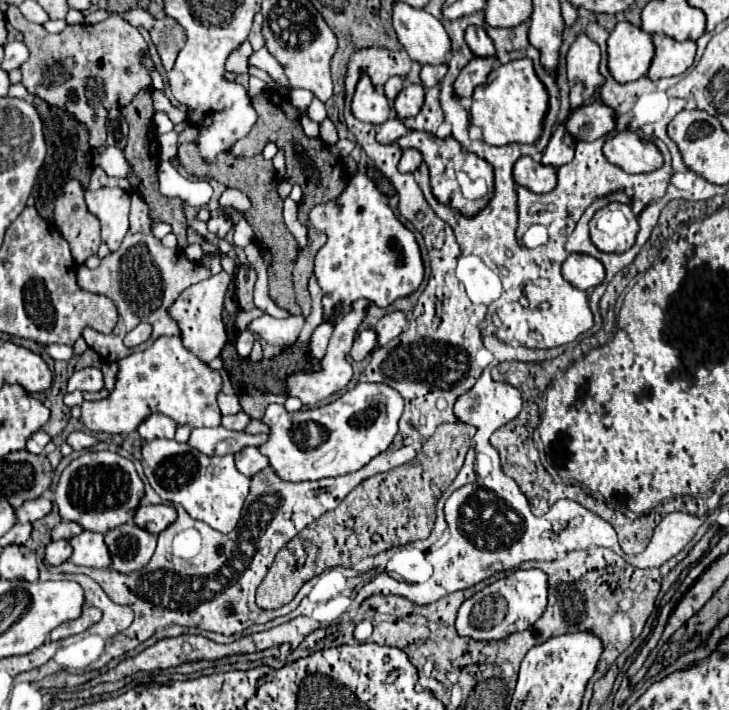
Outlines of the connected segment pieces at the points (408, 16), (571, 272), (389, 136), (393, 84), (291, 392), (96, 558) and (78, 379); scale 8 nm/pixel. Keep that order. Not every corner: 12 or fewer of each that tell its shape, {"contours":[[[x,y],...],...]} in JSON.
{"contours":[[[393,6],[401,46],[419,64],[445,64],[451,38],[425,10]],[[569,254],[563,278],[579,290],[605,280],[605,268],[587,254]],[[397,116],[377,126],[377,140],[393,144],[409,130]],[[393,76],[385,82],[385,96],[389,102],[405,86],[405,78]],[[369,300],[341,314],[319,370],[285,378],[305,406],[341,392],[353,378],[349,352]],[[85,530],[71,538],[73,564],[109,568],[103,534]],[[99,368],[75,370],[67,392],[99,392],[103,374]]]}

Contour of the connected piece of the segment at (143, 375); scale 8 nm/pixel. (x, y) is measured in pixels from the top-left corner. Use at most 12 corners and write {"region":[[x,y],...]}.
{"region":[[181,336],[119,360],[113,392],[81,406],[91,432],[151,414],[219,426],[221,374]]}

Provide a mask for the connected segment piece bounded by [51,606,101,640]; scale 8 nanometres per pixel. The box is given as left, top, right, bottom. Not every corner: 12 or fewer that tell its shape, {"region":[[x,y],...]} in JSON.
{"region":[[85,606],[77,620],[59,624],[51,640],[85,632],[101,620],[101,610]]}

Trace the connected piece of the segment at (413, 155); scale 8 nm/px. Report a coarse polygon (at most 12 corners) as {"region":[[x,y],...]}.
{"region":[[403,150],[399,170],[415,172],[423,158],[419,150]]}

